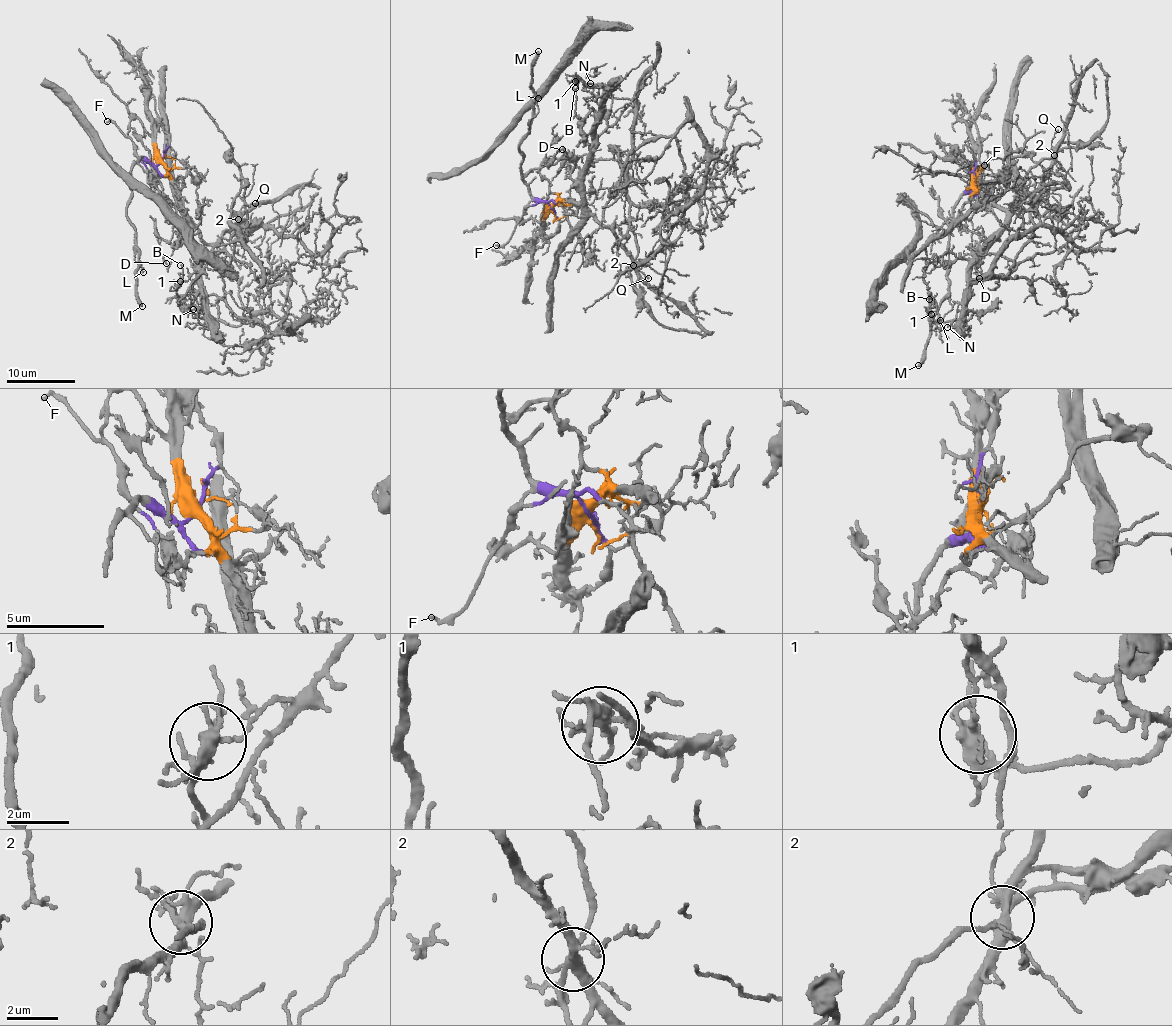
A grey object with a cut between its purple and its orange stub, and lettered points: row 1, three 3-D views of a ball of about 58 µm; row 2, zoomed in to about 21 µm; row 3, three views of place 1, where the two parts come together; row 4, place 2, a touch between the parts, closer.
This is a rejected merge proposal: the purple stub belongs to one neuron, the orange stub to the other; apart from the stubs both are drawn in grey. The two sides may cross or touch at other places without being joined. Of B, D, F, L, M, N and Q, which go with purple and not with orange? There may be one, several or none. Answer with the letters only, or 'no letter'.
F, L, M

